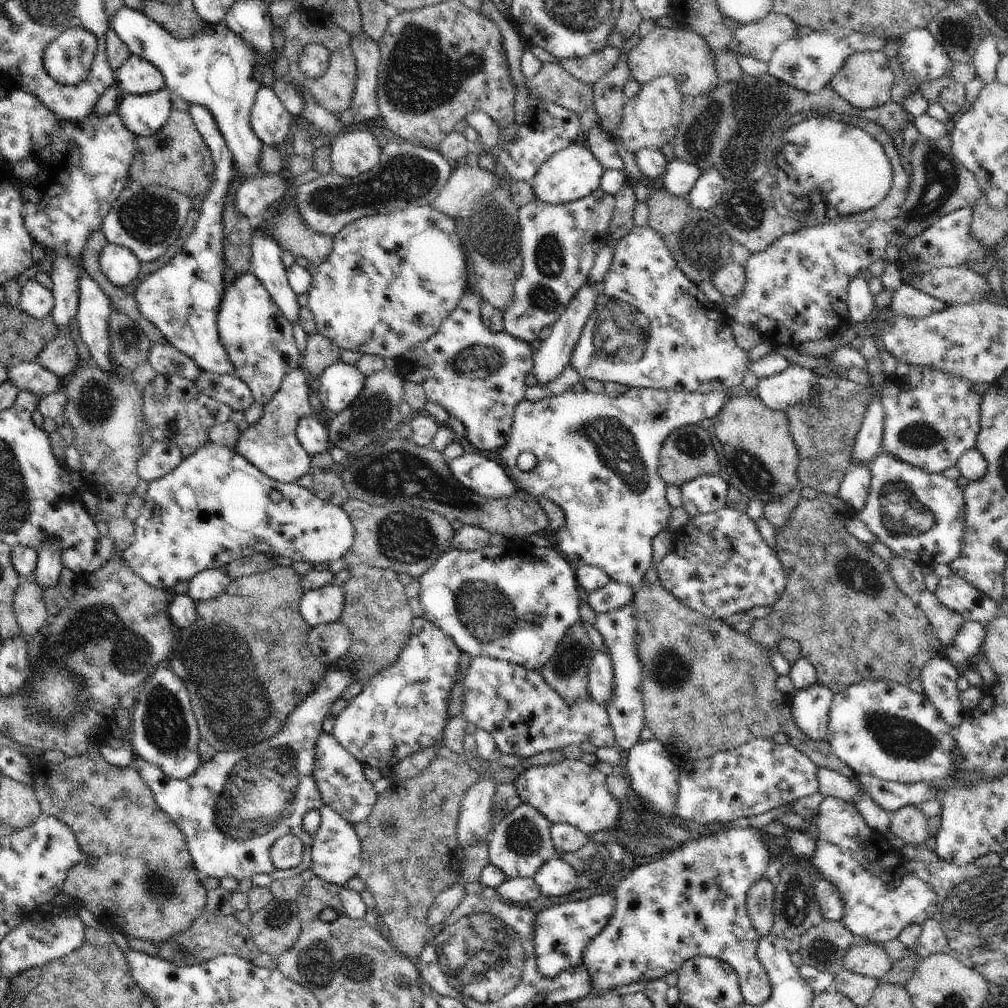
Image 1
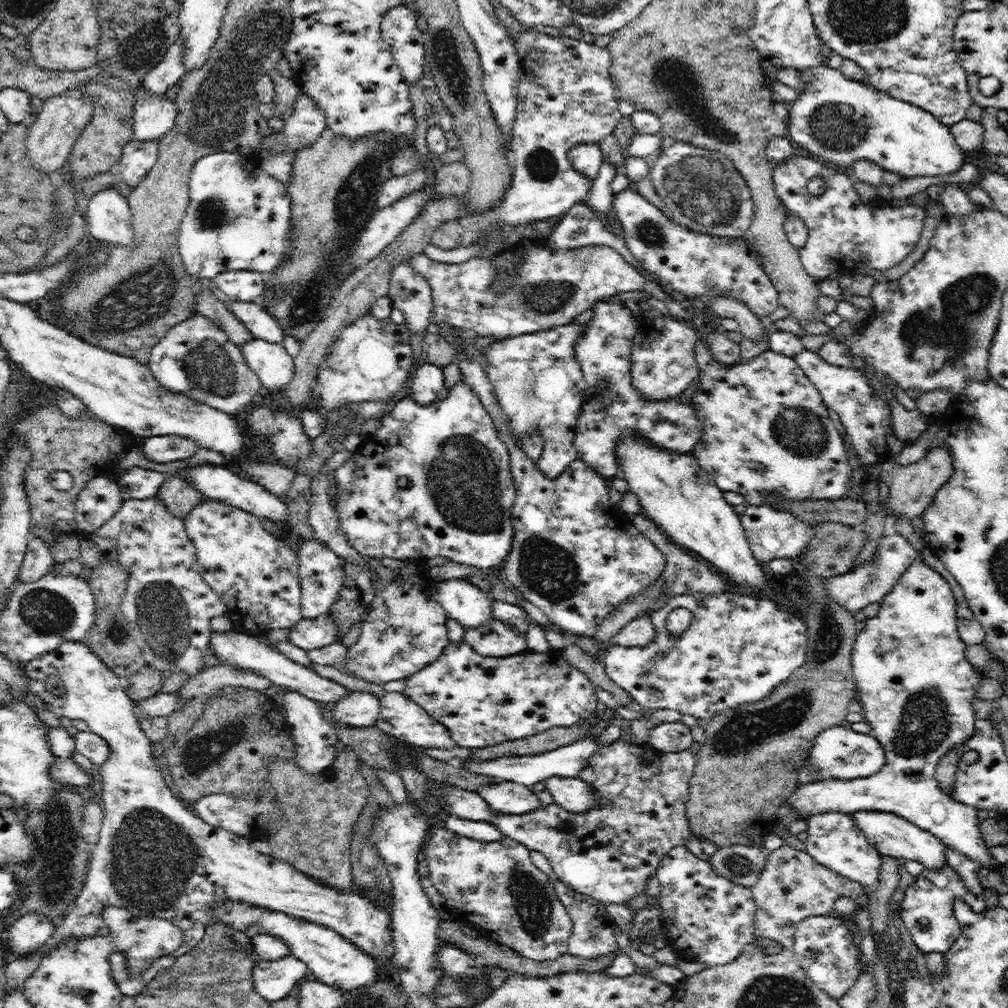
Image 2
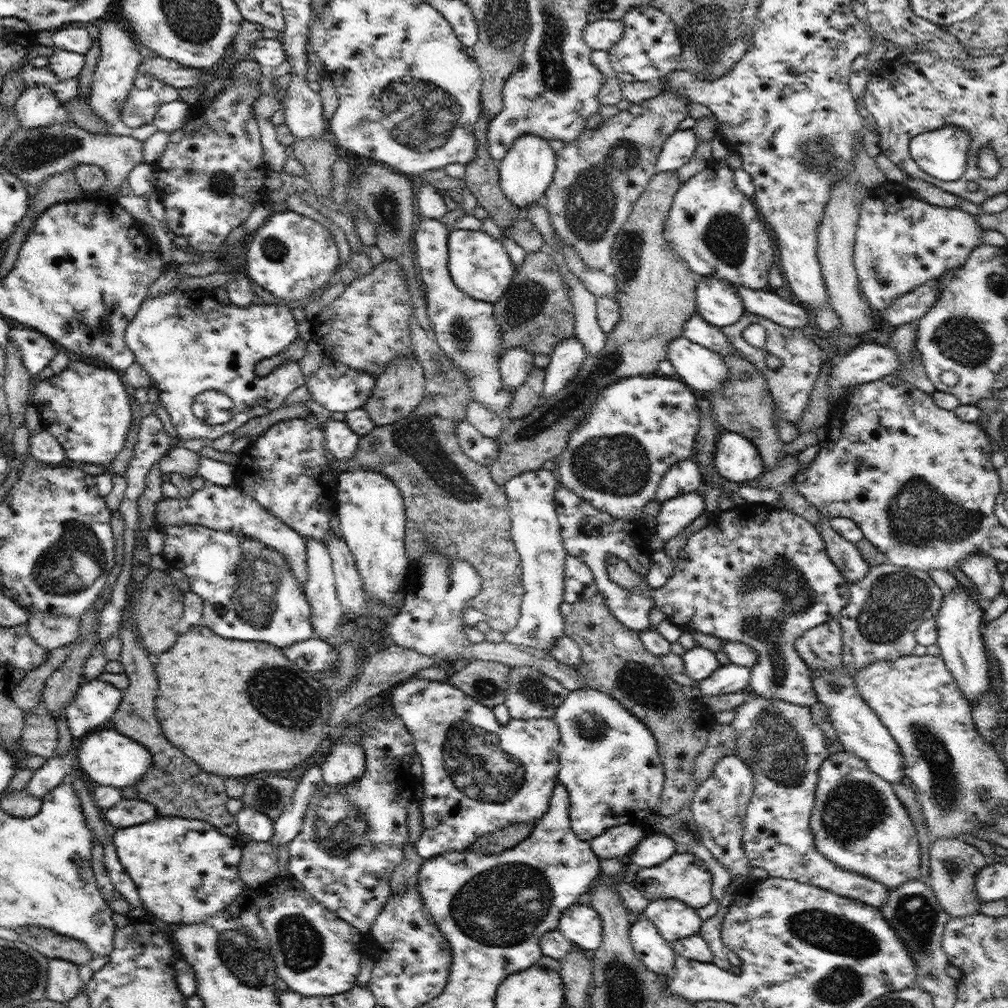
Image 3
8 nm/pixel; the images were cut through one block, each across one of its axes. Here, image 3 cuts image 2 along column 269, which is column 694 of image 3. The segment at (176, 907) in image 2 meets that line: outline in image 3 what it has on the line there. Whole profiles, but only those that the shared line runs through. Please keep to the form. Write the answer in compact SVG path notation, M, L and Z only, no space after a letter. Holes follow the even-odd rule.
M691 852L675 853L668 860L650 868L640 868L635 876L633 886L648 900L658 898L678 898L695 910L703 908L712 902L712 873L704 862Z

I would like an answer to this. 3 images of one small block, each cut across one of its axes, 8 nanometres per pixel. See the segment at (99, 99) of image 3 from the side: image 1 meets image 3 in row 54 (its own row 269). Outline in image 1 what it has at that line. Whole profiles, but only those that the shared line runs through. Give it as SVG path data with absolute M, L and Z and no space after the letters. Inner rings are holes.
M107 243L99 256L99 265L104 276L118 288L124 289L140 272L138 257L126 247Z

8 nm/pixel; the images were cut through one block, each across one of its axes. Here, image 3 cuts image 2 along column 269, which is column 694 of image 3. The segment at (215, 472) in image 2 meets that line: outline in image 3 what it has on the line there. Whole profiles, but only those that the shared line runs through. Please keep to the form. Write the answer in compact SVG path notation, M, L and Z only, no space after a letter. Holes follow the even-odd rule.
M690 492L668 499L661 504L657 529L652 531L664 542L682 532L694 519L706 513L703 493Z

